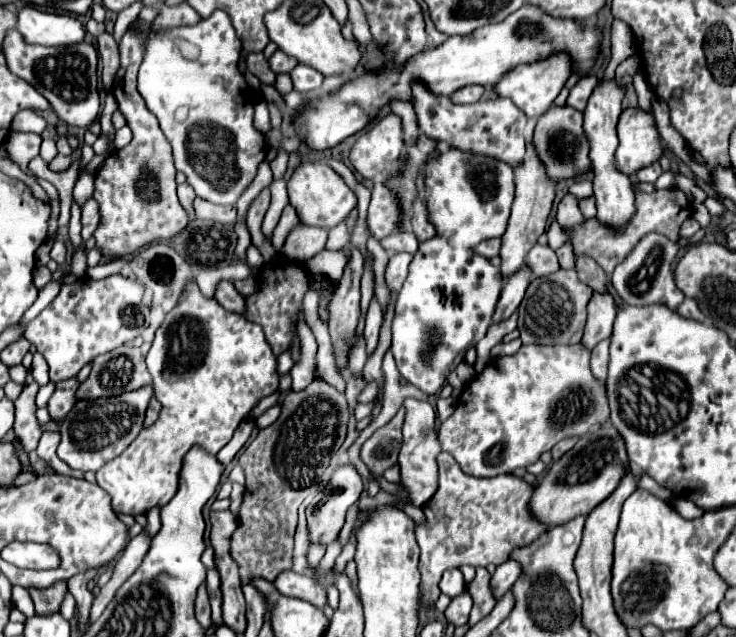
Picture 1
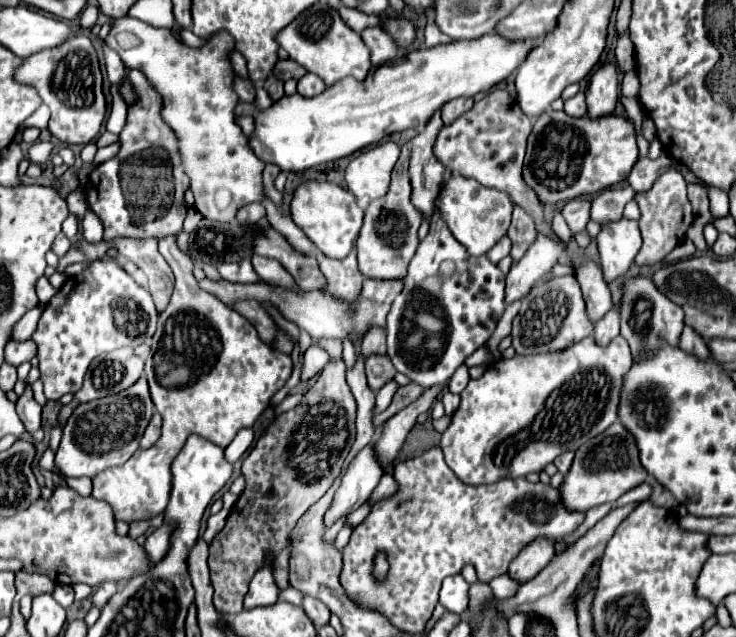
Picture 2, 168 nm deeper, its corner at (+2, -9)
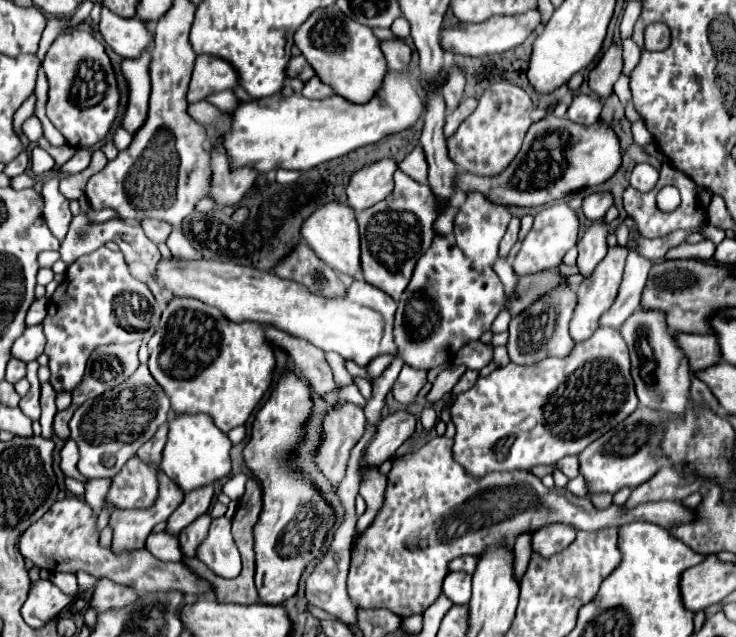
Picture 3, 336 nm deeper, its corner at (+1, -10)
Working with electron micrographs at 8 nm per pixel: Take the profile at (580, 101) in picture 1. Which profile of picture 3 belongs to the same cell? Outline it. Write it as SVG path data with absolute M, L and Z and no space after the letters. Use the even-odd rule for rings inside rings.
M576 95L568 107L566 117L580 125L592 125L600 119L600 111L602 111L600 99L592 97L592 95Z

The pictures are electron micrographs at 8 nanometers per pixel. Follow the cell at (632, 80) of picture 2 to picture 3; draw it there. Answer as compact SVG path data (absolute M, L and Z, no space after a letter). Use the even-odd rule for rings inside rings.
M624 39L622 41L624 47L624 75L630 75L636 67L636 63L640 61L640 47L632 41L632 39Z

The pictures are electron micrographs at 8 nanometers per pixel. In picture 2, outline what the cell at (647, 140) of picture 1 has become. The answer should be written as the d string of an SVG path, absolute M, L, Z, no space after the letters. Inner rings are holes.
M543 112L529 136L523 162L523 180L543 204L567 202L577 196L597 194L625 180L639 158L635 130L627 118L571 118L565 112Z

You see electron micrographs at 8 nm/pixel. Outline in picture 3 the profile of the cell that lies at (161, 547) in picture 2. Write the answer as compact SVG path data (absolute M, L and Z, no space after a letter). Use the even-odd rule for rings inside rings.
M212 485L208 487L202 487L200 491L192 491L184 497L182 505L170 515L168 523L166 523L166 533L170 535L180 535L180 531L184 527L188 527L192 521L196 521L196 517L204 515L210 505L212 505L212 495L214 495L214 489Z

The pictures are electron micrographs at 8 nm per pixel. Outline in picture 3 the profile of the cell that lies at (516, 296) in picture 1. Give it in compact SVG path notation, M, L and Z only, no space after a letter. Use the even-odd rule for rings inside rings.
M564 201L544 207L536 215L534 227L526 235L520 253L516 255L516 259L512 263L516 277L536 275L536 273L542 273L546 269L558 267L562 263L562 257L566 255L566 251L572 249L576 245L576 241L578 241L578 217L576 217L576 213L572 209L568 209L568 205Z

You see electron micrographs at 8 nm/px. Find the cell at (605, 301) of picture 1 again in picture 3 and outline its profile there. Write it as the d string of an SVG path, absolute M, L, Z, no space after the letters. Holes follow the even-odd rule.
M600 221L600 223L594 223L586 229L584 237L578 241L578 269L580 269L580 275L584 279L588 279L596 265L604 259L606 255L606 225Z

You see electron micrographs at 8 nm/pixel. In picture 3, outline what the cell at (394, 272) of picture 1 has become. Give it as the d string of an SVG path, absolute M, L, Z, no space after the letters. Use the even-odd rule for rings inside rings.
M162 259L156 277L174 295L200 299L220 309L228 319L236 323L258 321L264 325L274 325L294 337L310 341L322 351L336 351L344 359L350 359L360 367L366 367L366 363L372 361L376 355L396 353L396 345L392 339L396 301L364 279L354 279L344 297L322 297L310 293L300 283L278 277L276 273L258 271L236 263L220 263L212 259Z

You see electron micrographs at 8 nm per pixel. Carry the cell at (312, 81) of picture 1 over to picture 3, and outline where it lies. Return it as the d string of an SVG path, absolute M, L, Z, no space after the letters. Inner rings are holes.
M316 75L304 83L304 89L302 89L302 95L308 97L308 99L324 99L328 95L332 95L332 87L328 87L326 83L322 83Z

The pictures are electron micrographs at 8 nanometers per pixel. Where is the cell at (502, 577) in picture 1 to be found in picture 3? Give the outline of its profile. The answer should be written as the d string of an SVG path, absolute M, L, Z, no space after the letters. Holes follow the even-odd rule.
M544 527L532 535L532 553L540 557L550 557L554 553L564 551L576 539L576 531L572 527Z

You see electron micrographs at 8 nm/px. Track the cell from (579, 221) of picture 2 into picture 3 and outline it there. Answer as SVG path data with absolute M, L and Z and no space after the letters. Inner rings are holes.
M592 193L592 195L584 197L584 201L582 201L582 213L592 223L600 221L610 207L612 207L612 195L610 193Z

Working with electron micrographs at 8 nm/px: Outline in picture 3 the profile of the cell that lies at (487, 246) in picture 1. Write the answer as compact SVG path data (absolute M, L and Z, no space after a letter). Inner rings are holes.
M512 217L512 221L508 225L508 231L506 231L506 235L504 235L502 243L500 243L500 251L498 251L500 257L506 257L508 251L514 247L514 243L518 239L518 229L520 229L520 219L518 217Z

